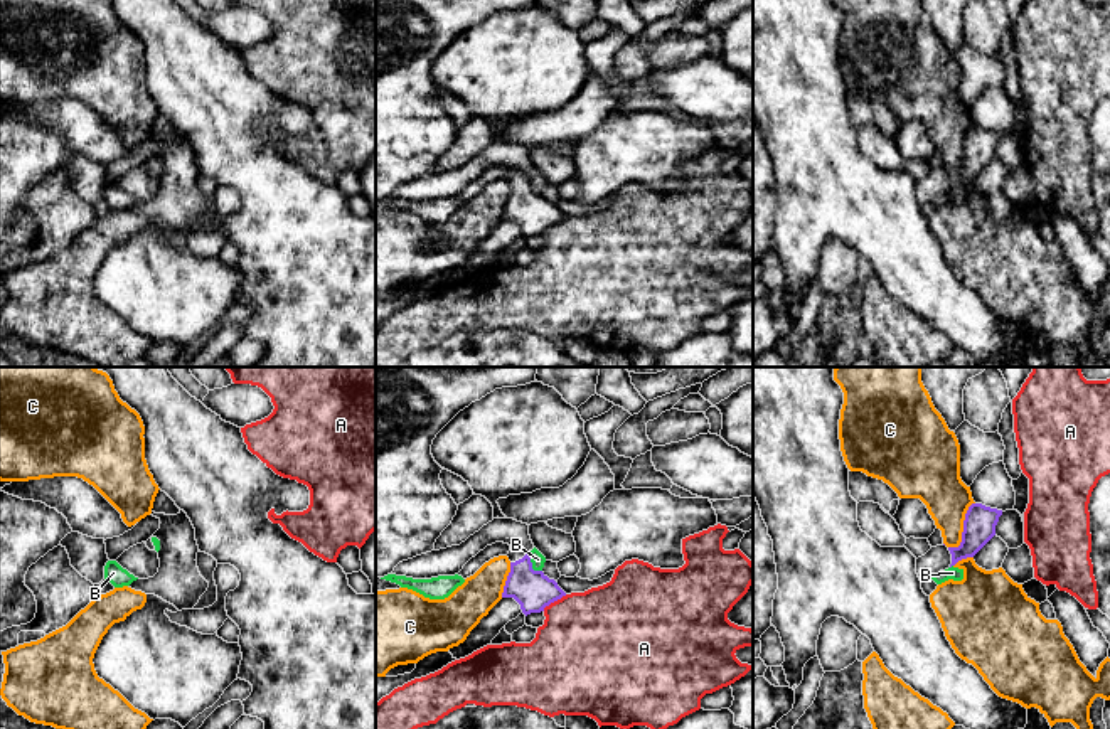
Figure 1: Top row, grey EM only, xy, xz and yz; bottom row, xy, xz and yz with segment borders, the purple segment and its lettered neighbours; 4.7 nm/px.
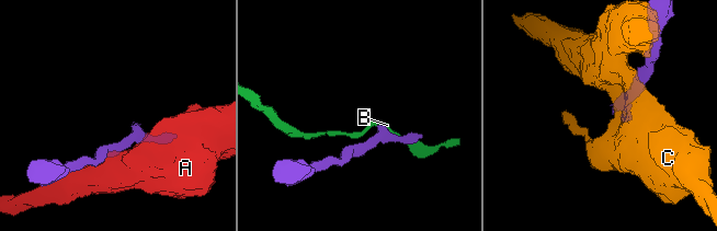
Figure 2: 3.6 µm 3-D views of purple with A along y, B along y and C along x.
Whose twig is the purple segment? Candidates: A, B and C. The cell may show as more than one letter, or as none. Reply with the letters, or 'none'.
none

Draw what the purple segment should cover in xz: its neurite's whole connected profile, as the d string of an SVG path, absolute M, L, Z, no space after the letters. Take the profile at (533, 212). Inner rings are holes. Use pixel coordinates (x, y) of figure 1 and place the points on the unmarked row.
M510 168L507 180L510 195L502 221L514 221L526 239L541 236L546 229L566 219L554 202L549 202L542 194L532 192L529 175L522 170Z

